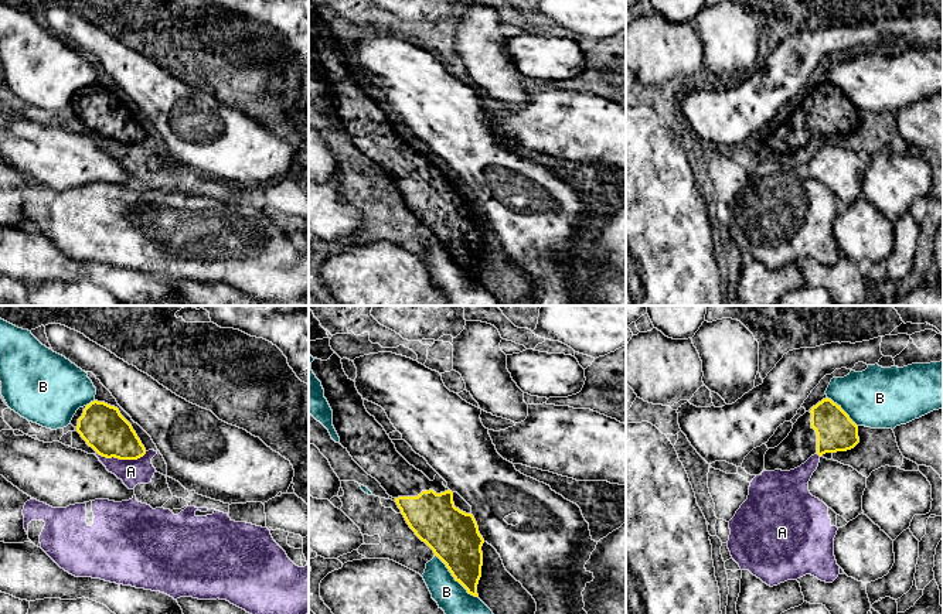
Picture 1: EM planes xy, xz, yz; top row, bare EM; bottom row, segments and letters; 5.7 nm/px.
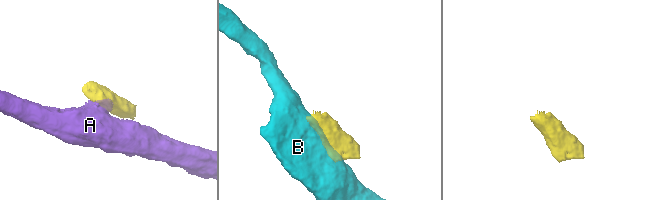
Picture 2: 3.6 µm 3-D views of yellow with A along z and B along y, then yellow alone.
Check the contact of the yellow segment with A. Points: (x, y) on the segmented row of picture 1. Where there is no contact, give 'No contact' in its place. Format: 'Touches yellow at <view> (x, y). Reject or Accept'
Touches yellow at xy (122, 459). Reject

